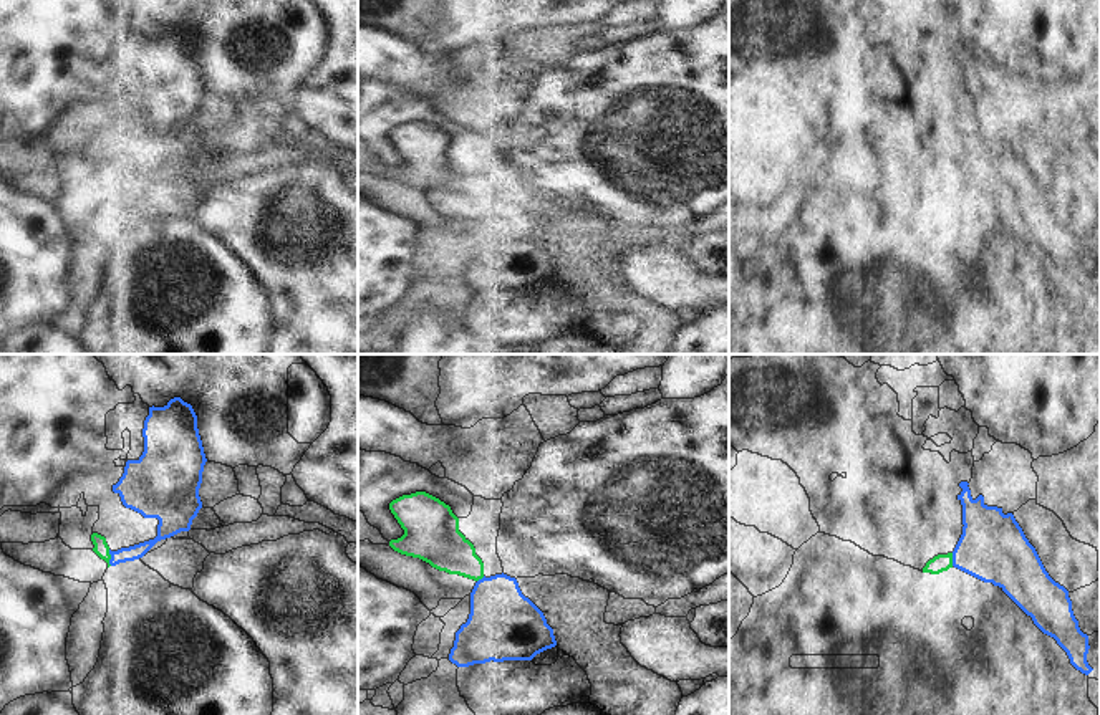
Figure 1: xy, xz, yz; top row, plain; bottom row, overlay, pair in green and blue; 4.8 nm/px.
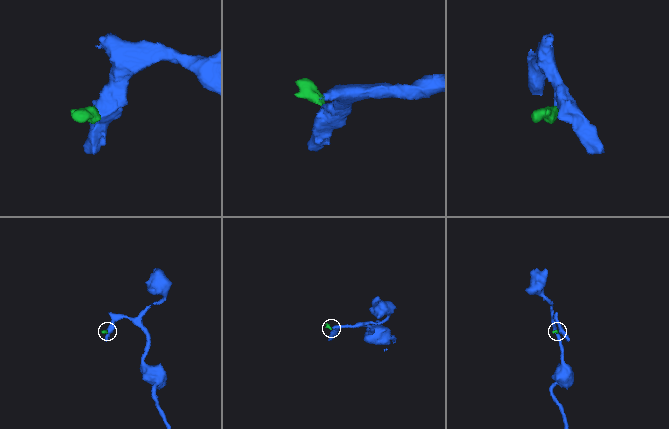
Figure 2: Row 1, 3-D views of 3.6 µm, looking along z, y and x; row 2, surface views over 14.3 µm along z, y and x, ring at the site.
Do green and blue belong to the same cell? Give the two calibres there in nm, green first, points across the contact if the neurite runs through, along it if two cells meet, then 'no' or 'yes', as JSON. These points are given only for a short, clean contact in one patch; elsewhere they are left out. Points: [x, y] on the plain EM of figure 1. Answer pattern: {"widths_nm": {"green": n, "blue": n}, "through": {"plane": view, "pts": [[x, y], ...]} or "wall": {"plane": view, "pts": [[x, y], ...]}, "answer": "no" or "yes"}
{"widths_nm": {"green": 70, "blue": 70}, "wall": {"plane": "xy", "pts": [[108, 179], [111, 194]]}, "answer": "no"}

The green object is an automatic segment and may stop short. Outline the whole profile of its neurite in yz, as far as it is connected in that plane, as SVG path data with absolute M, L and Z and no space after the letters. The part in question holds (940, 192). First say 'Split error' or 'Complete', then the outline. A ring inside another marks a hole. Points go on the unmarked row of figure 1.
Complete. M953 182L938 184L929 189L923 197L923 202L939 204L943 200L948 200L949 197L953 197Z

